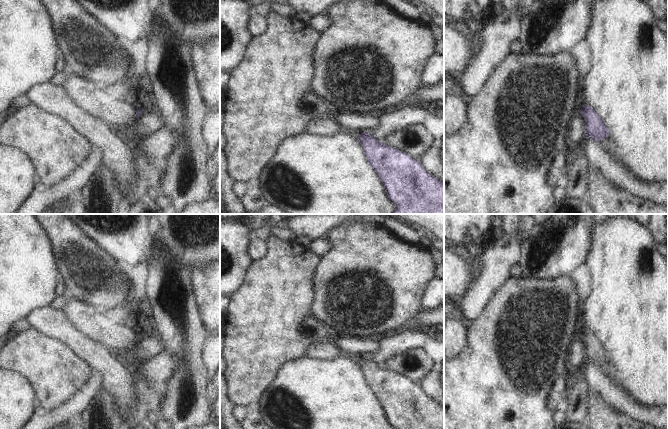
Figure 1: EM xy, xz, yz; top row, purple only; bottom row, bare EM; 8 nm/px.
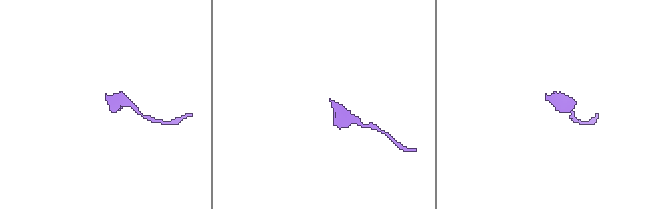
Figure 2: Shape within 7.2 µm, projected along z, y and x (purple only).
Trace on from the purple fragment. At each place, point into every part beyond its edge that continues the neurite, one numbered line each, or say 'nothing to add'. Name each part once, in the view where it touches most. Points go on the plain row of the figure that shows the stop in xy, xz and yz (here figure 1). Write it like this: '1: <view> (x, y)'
1: xy (96, 326).

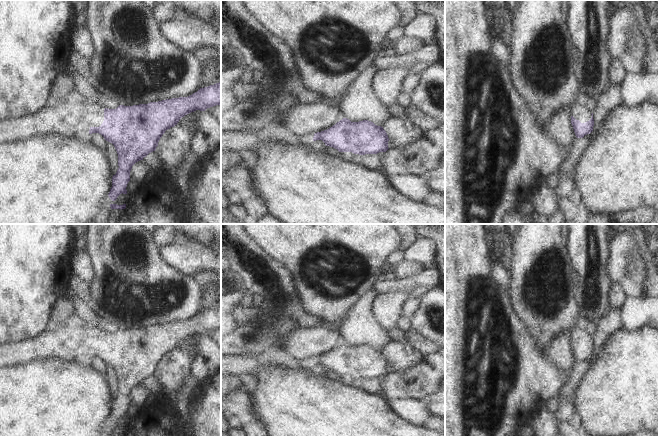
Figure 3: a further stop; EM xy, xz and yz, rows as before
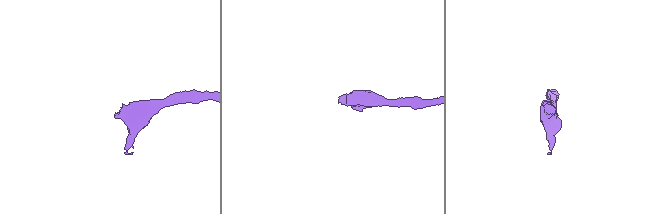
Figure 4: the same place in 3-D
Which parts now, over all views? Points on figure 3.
1: xy (75, 344).

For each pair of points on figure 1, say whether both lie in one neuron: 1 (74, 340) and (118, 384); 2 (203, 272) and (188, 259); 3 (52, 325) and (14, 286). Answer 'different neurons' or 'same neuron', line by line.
1: same neuron
2: different neurons
3: different neurons

